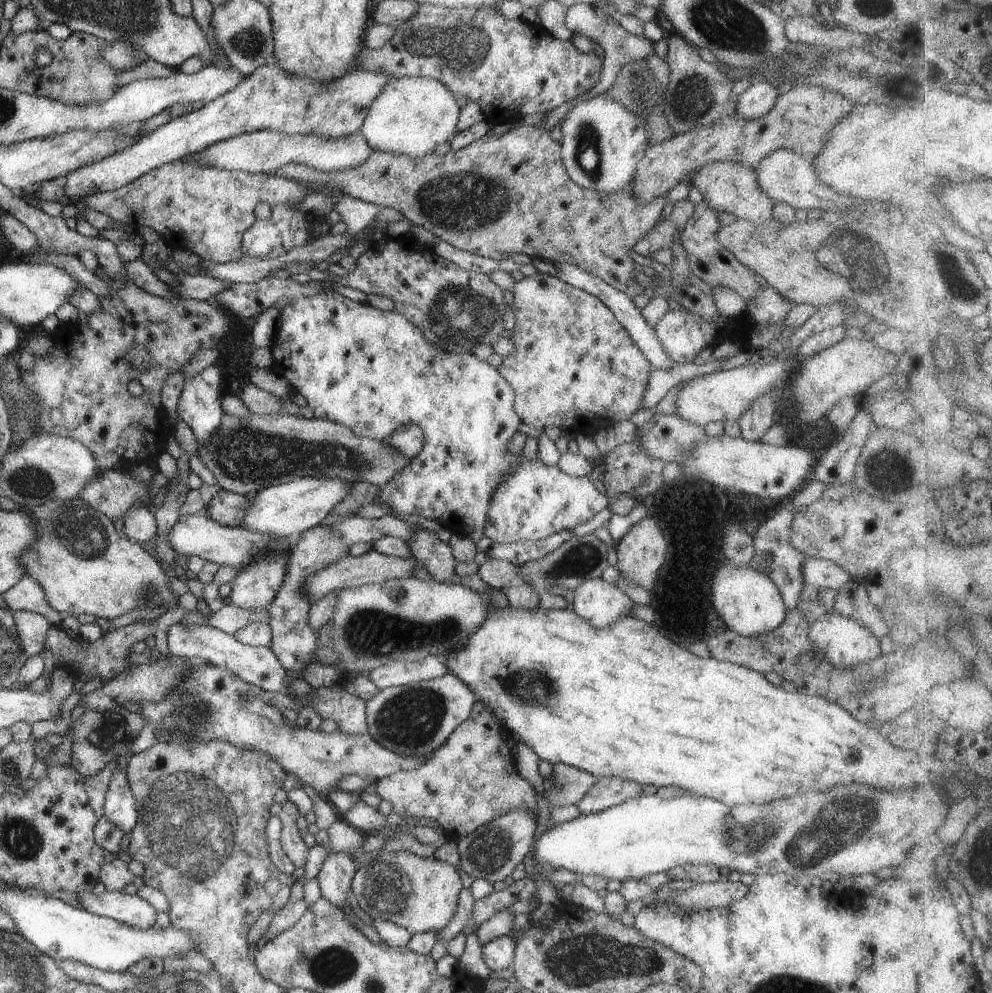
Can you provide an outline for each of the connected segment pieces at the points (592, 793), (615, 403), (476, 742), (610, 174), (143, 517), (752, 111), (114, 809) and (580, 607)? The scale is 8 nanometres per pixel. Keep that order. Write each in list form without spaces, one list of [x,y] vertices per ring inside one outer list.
[[[598,777],[596,784],[575,805],[581,814],[602,812],[630,798],[639,797],[644,789],[646,787],[640,782],[618,777]]]
[[[542,273],[524,276],[519,283],[516,282],[512,292],[515,327],[511,340],[515,350],[502,357],[497,370],[514,389],[514,408],[522,423],[540,431],[548,426],[562,429],[586,424],[590,432],[596,432],[602,426],[596,422],[628,421],[642,407],[652,366],[628,330],[599,298]]]
[[[477,700],[472,707],[470,716],[456,727],[446,742],[437,748],[418,768],[398,771],[386,778],[376,779],[376,794],[383,801],[392,804],[392,812],[406,818],[424,818],[438,822],[446,834],[449,832],[458,837],[468,836],[479,826],[490,822],[514,808],[528,808],[538,818],[538,798],[536,791],[529,781],[526,781],[515,766],[514,750],[510,750],[507,740],[502,737],[504,726],[497,716],[485,704]]]
[[[596,94],[576,104],[559,125],[562,132],[561,155],[568,176],[582,188],[602,194],[632,187],[638,164],[644,158],[648,137],[643,120],[620,102]]]
[[[134,504],[126,514],[124,514],[123,534],[131,541],[141,543],[150,542],[157,534],[157,520],[150,512],[148,504]]]
[[[768,82],[752,83],[742,94],[735,98],[735,117],[754,119],[768,114],[772,110],[780,91]]]
[[[116,767],[105,796],[105,811],[110,822],[120,826],[128,834],[136,826],[138,810],[136,798],[130,788],[126,772]]]
[[[602,577],[582,582],[573,594],[573,610],[594,628],[610,628],[620,618],[633,616],[635,602]]]

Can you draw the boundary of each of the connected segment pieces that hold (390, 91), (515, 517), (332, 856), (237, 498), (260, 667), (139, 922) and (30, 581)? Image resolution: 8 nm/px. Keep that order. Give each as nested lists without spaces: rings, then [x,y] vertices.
[[[428,77],[390,79],[371,102],[359,131],[373,151],[420,158],[455,136],[461,108],[454,95],[444,84]]]
[[[520,456],[520,464],[504,476],[492,494],[483,533],[497,543],[536,541],[588,522],[610,503],[587,475],[570,476],[556,465],[544,464],[540,458],[531,460]]]
[[[329,852],[316,876],[322,898],[336,904],[346,918],[346,904],[350,898],[352,878],[358,866],[354,859],[344,852]]]
[[[224,490],[210,500],[205,513],[208,512],[208,518],[222,524],[222,526],[240,527],[244,512],[252,502],[252,496],[254,496],[254,493],[240,495]]]
[[[173,623],[166,634],[168,650],[176,657],[226,667],[244,682],[257,686],[260,690],[290,695],[288,686],[293,676],[289,675],[289,672],[285,672],[282,663],[269,647],[245,645],[238,642],[232,633],[226,633],[218,628],[200,624]]]
[[[108,891],[100,895],[78,893],[80,908],[102,917],[114,918],[130,928],[150,928],[156,923],[158,912],[139,895]]]
[[[29,574],[22,576],[12,588],[9,588],[2,594],[6,608],[12,612],[30,611],[42,614],[52,625],[60,626],[64,616],[62,612],[54,610],[48,606],[46,602],[46,594],[44,588],[34,580]]]

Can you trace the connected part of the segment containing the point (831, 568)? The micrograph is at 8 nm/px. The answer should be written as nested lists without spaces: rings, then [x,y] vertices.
[[[807,557],[802,564],[804,574],[804,585],[814,586],[817,589],[832,588],[834,590],[842,588],[847,582],[856,579],[846,565],[839,565],[824,559]]]

